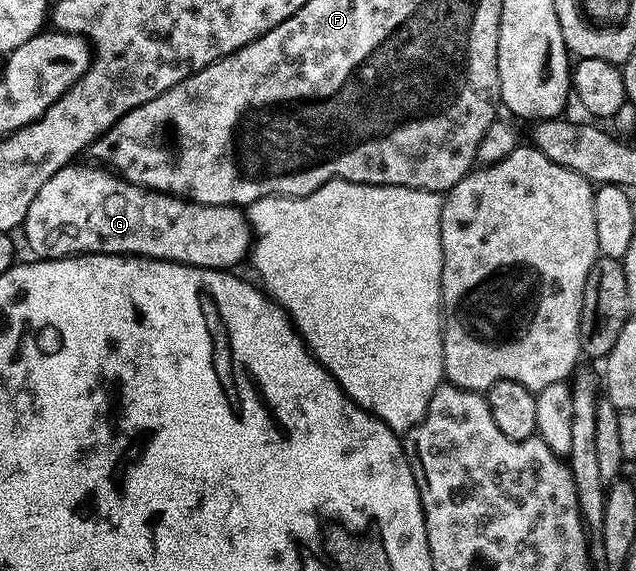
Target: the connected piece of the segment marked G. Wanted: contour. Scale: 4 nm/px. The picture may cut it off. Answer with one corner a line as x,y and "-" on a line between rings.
72,162
65,165
41,190
37,190
37,198
33,198
33,203
29,205
29,214
25,214
21,225
21,233
27,239
27,244
31,247
31,256
42,258
44,260
60,260
63,256
77,256
88,252
104,252
105,254
117,254
118,256
148,256
154,260
172,260
178,264
188,264
198,268
221,268
224,270
234,269
234,264
239,264
242,260
248,259
249,253
253,247
253,233
251,224
247,220
246,211
242,207
234,204
199,204
195,200
185,200
181,196
171,196
168,192
153,192
149,188
142,188
136,184
130,184
110,168
96,166
94,163
79,164
81,162

